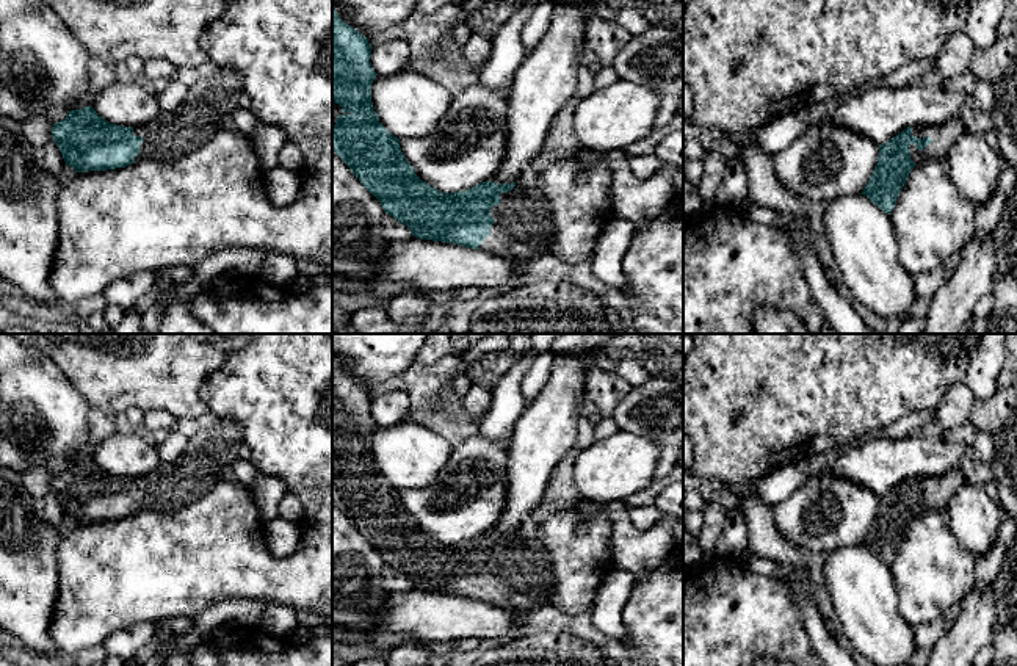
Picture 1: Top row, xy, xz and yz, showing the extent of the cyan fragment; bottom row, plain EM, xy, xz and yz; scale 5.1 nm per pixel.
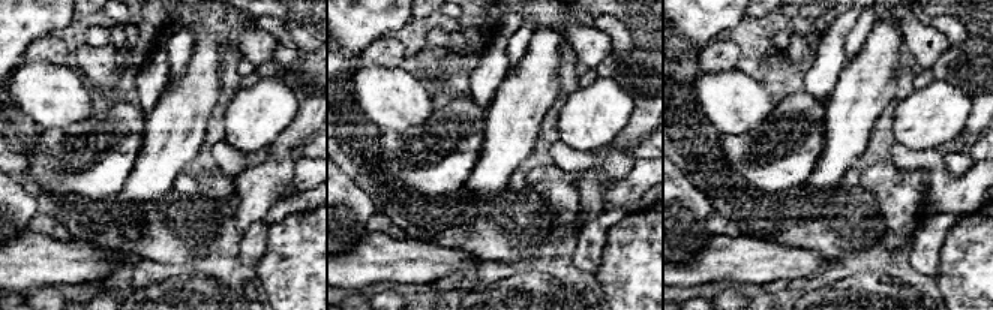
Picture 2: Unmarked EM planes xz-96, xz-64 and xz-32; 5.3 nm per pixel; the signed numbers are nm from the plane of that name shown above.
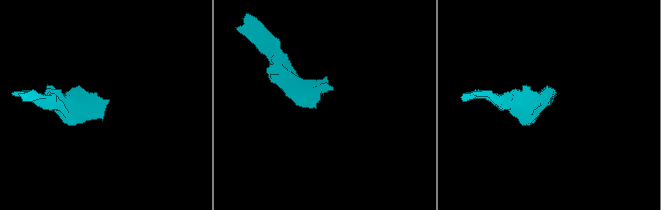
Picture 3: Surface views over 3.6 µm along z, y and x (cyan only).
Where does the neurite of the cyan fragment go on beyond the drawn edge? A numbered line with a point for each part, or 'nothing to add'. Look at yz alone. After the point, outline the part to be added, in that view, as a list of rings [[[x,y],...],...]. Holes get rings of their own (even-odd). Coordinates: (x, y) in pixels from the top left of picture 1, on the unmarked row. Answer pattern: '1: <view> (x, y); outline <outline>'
1: yz (945, 486); outline [[[961,469],[950,470],[940,476],[914,476],[912,486],[923,490],[929,487],[931,495],[925,501],[918,501],[915,495],[910,495],[910,509],[915,516],[921,512],[946,509],[948,501],[957,492],[957,489],[965,483],[965,476]]]

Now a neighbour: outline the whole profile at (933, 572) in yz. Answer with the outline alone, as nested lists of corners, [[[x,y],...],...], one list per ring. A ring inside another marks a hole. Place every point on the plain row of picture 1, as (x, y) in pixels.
[[[946,509],[917,516],[889,566],[899,614],[914,628],[943,616],[975,588],[975,561],[951,530]]]

